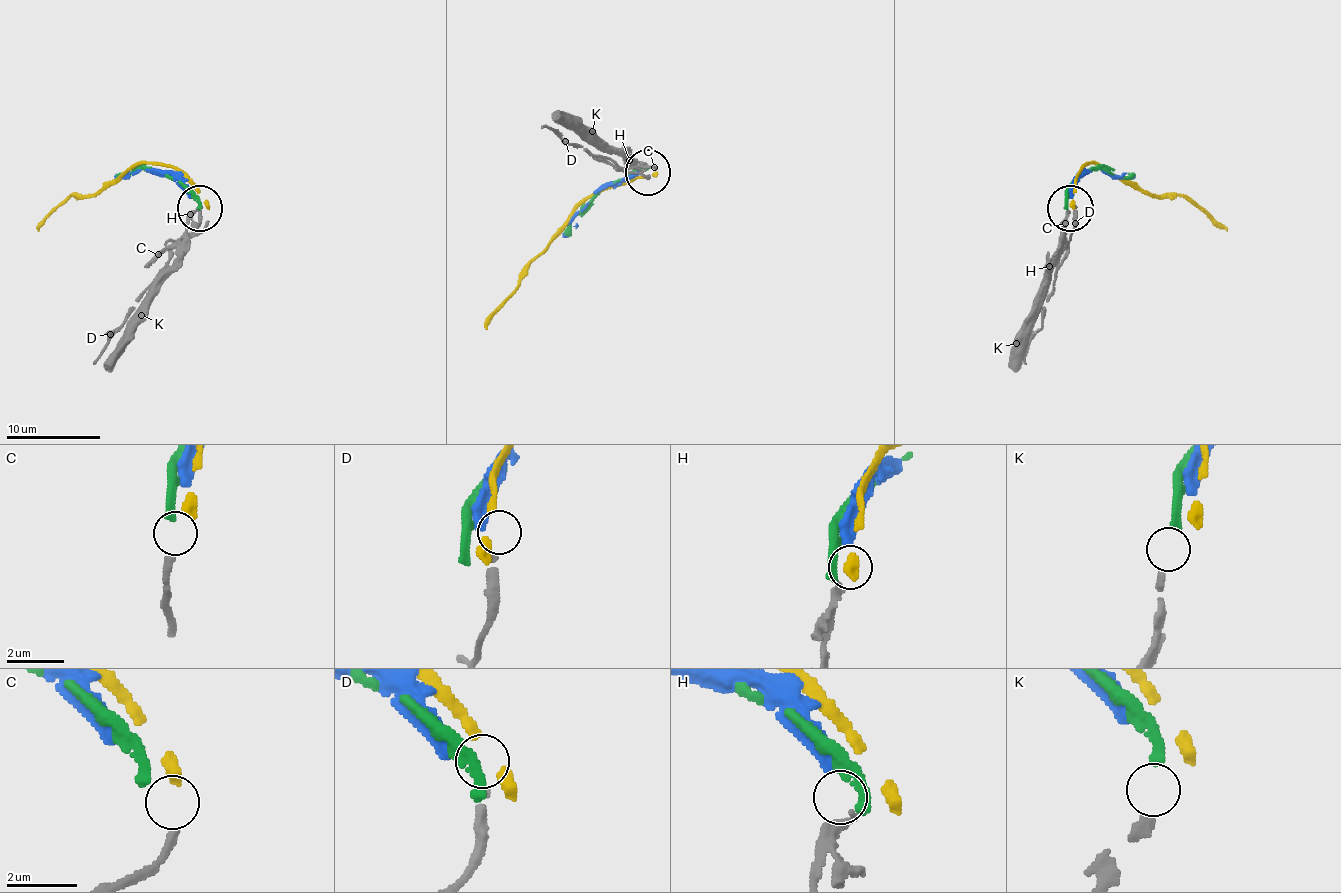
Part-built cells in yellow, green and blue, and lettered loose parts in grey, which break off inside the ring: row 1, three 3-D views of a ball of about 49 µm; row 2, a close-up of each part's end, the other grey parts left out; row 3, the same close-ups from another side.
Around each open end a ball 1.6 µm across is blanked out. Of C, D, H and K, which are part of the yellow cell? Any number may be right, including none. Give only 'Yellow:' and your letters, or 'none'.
Yellow: C

